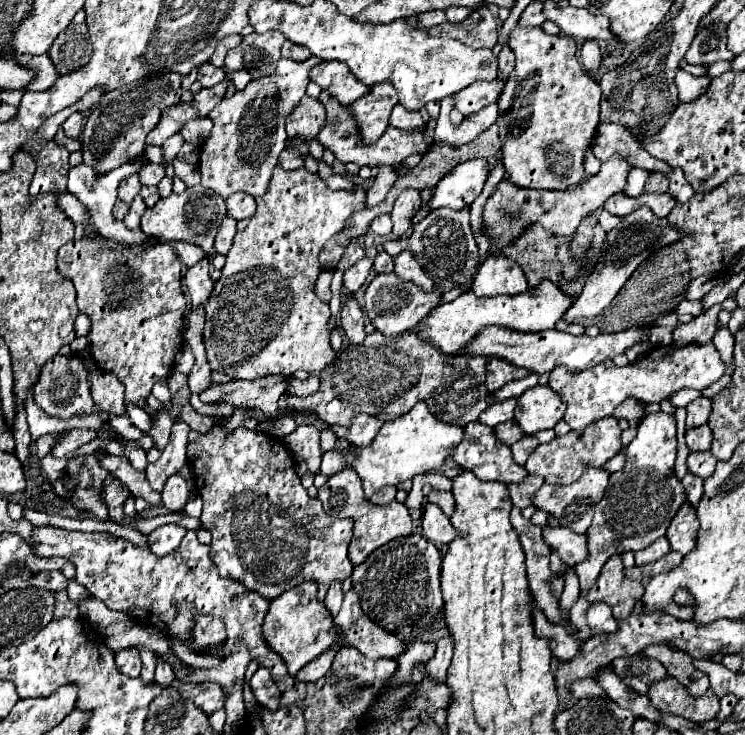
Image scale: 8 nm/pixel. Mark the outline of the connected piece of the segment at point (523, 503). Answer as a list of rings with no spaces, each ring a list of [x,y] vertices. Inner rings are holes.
[[[527,476],[527,480],[523,480],[521,484],[509,484],[513,506],[517,506],[521,510],[531,506],[531,496],[541,486],[543,486],[543,478],[539,478],[539,476]]]

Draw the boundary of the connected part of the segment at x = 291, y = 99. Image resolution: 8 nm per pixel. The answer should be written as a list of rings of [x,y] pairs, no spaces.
[[[311,56],[305,62],[279,60],[277,70],[271,76],[249,82],[243,92],[235,92],[231,98],[223,98],[209,118],[215,122],[211,138],[201,146],[201,186],[215,190],[225,200],[235,192],[251,196],[265,194],[271,172],[277,166],[277,158],[287,146],[285,120],[295,110],[299,98],[309,84],[309,70],[321,60]]]

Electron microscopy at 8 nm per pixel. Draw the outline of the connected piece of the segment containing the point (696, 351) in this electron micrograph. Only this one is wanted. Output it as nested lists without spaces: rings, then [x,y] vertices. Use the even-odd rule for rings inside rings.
[[[713,342],[707,344],[687,344],[687,346],[659,346],[657,352],[651,352],[641,362],[629,364],[625,368],[615,366],[613,362],[603,362],[595,368],[569,372],[565,368],[555,368],[549,374],[549,386],[561,394],[567,402],[565,420],[573,430],[583,430],[595,420],[613,414],[613,408],[619,406],[625,398],[635,398],[639,402],[661,402],[669,398],[669,394],[681,388],[703,390],[717,382],[725,374],[727,366],[723,364]]]

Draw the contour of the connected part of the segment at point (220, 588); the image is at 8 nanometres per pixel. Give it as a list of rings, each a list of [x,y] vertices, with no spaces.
[[[43,526],[33,532],[33,552],[37,556],[61,556],[71,560],[77,568],[75,580],[85,586],[91,596],[105,602],[107,608],[139,618],[141,624],[155,626],[161,632],[171,634],[171,638],[183,640],[189,648],[189,636],[195,624],[193,614],[201,612],[223,618],[227,626],[227,642],[223,644],[223,650],[213,652],[215,656],[227,656],[235,642],[245,642],[251,650],[251,658],[257,660],[259,666],[267,667],[274,679],[287,674],[282,658],[273,651],[269,653],[261,632],[269,600],[249,592],[239,584],[239,580],[221,578],[207,546],[197,540],[195,532],[187,532],[175,552],[159,558],[147,546],[133,546],[129,540],[117,538],[109,532],[71,532]]]

